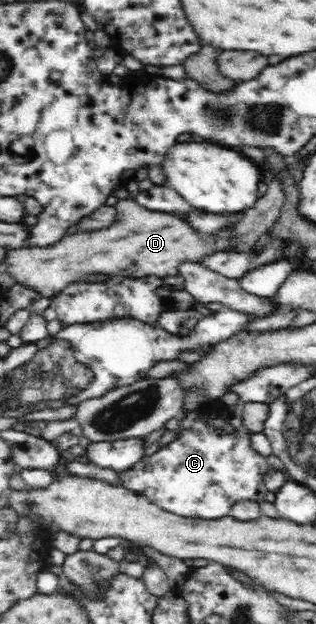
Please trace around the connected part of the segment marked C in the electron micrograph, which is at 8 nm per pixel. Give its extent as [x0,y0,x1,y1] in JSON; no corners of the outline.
[117,409,271,518]

